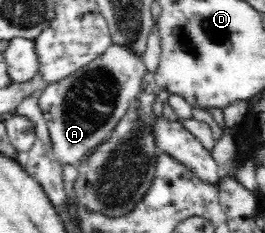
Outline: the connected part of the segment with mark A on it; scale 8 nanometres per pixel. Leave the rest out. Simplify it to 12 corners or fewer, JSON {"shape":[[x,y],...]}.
{"shape":[[111,44],[37,91],[54,155],[77,166],[141,92],[142,56]]}

